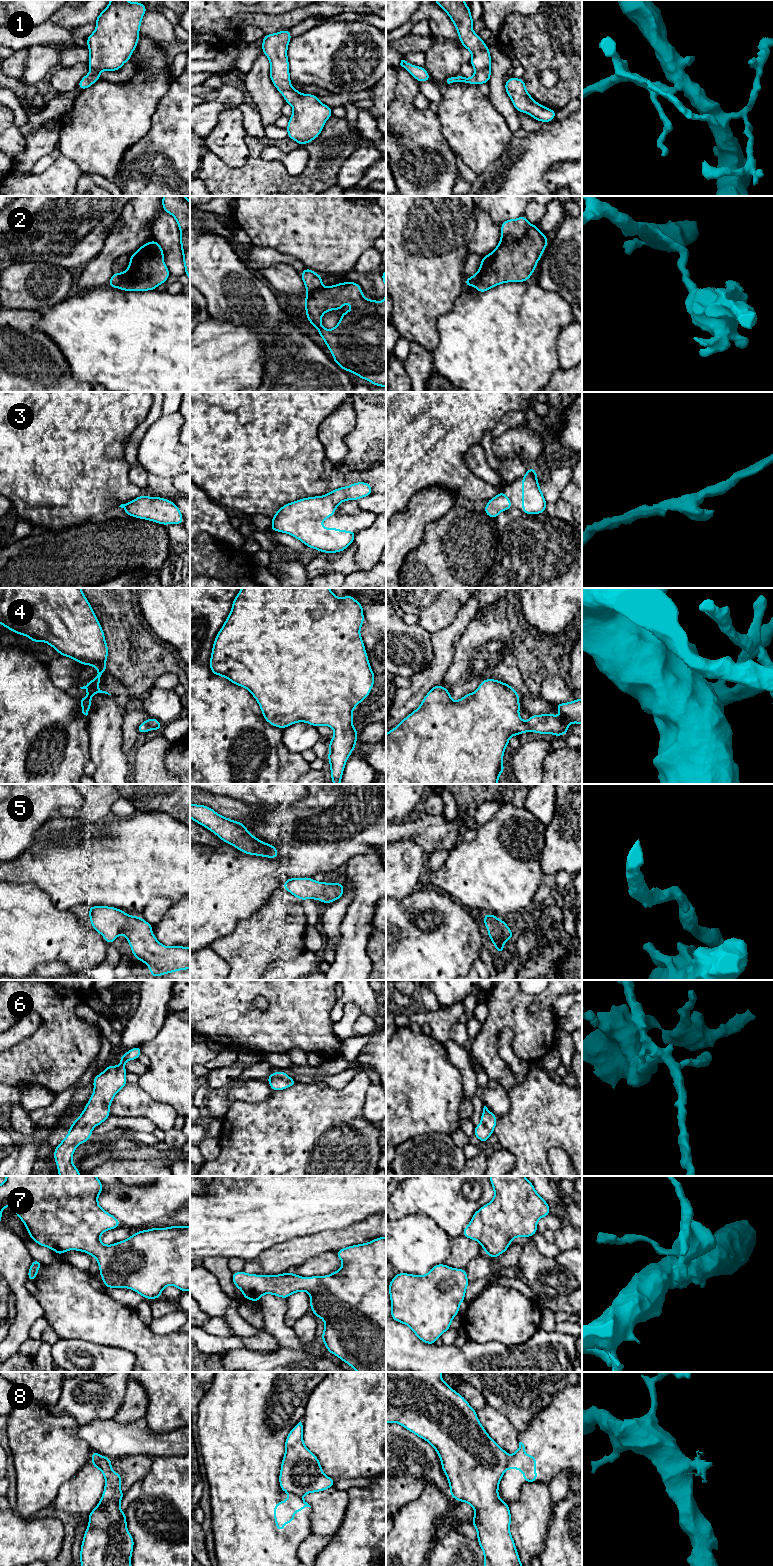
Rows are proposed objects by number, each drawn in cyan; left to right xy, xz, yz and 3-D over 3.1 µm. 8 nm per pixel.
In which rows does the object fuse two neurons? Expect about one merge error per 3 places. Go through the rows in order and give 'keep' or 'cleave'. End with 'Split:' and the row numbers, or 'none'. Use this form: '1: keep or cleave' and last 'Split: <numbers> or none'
1: keep
2: cleave
3: keep
4: keep
5: keep
6: keep
7: keep
8: cleave
Split: 2, 8

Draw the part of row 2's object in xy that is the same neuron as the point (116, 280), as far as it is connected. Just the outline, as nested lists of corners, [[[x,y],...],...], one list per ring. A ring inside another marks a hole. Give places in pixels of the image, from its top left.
[[[113,273],[108,283],[109,287],[119,288],[124,280],[124,273]]]

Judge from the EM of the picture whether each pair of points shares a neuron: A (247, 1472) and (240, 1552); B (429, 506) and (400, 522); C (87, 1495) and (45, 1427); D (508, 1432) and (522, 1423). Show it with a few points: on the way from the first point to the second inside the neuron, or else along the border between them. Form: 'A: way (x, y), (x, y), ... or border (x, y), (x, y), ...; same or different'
A: way (247, 1492), (247, 1532); same
B: way (422, 510), (410, 522), (407, 522); same
C: way (87, 1478), (87, 1473), (58, 1444); same
D: border (498, 1411), (520, 1433); different

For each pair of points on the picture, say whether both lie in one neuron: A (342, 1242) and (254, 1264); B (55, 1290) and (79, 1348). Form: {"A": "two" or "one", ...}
{"A": "one", "B": "two"}

